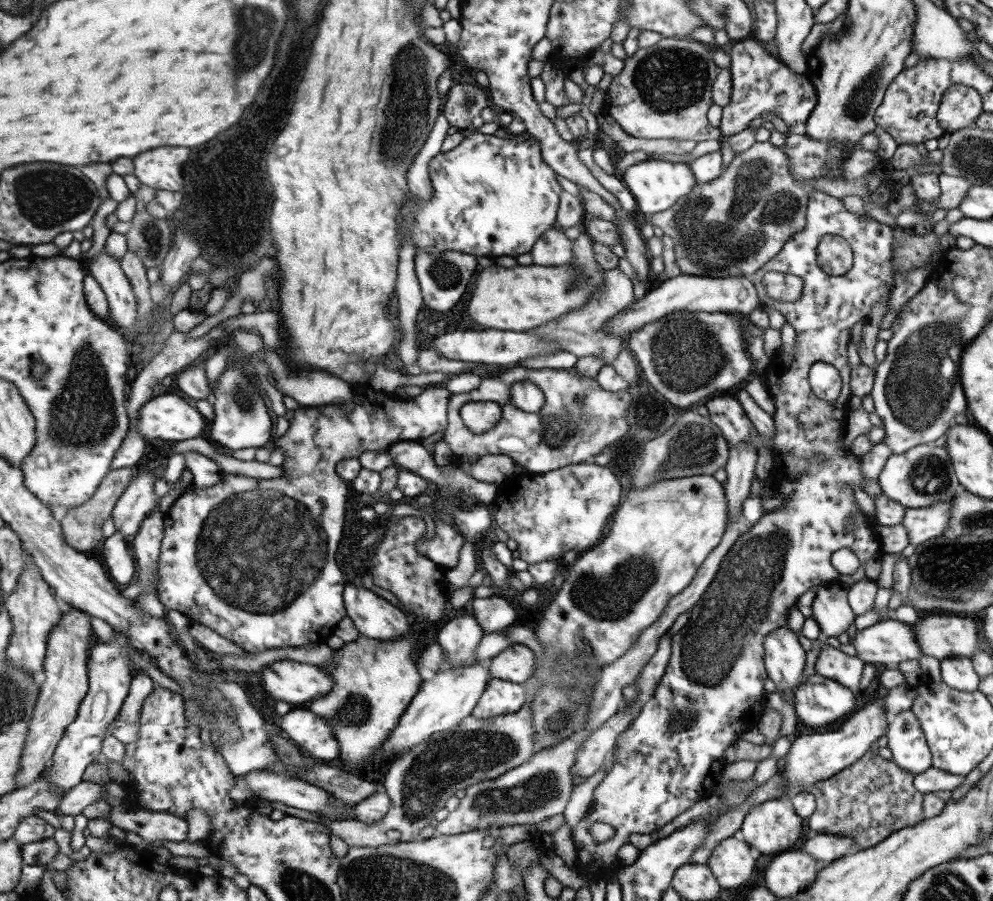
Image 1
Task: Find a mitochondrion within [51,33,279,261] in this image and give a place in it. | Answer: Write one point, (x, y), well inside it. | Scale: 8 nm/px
(151, 233)

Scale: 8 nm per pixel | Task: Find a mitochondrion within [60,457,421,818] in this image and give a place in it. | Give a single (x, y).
(256, 512)

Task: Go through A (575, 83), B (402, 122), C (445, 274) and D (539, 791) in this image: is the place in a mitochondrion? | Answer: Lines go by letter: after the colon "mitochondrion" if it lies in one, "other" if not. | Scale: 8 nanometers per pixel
A: other
B: mitochondrion
C: mitochondrion
D: mitochondrion

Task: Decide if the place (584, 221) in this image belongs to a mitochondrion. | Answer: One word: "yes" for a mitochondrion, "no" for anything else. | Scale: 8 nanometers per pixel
no

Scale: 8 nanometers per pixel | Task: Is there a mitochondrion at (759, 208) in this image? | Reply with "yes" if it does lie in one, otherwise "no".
yes

